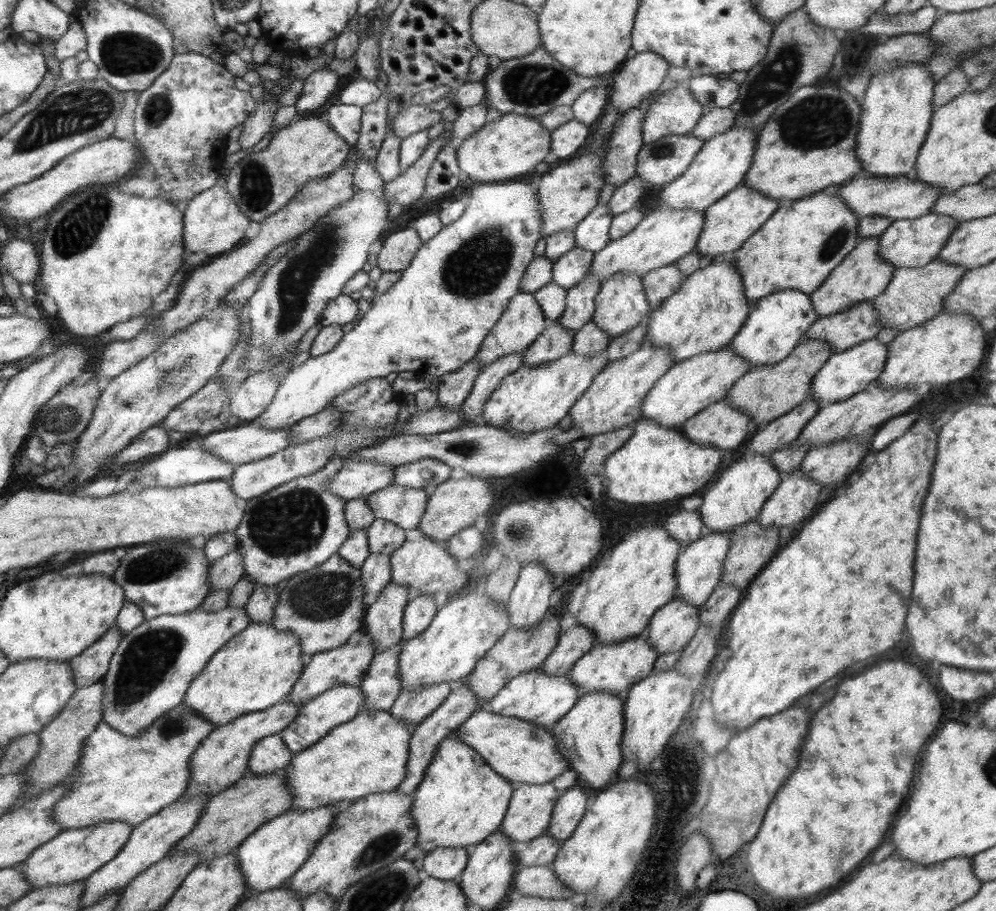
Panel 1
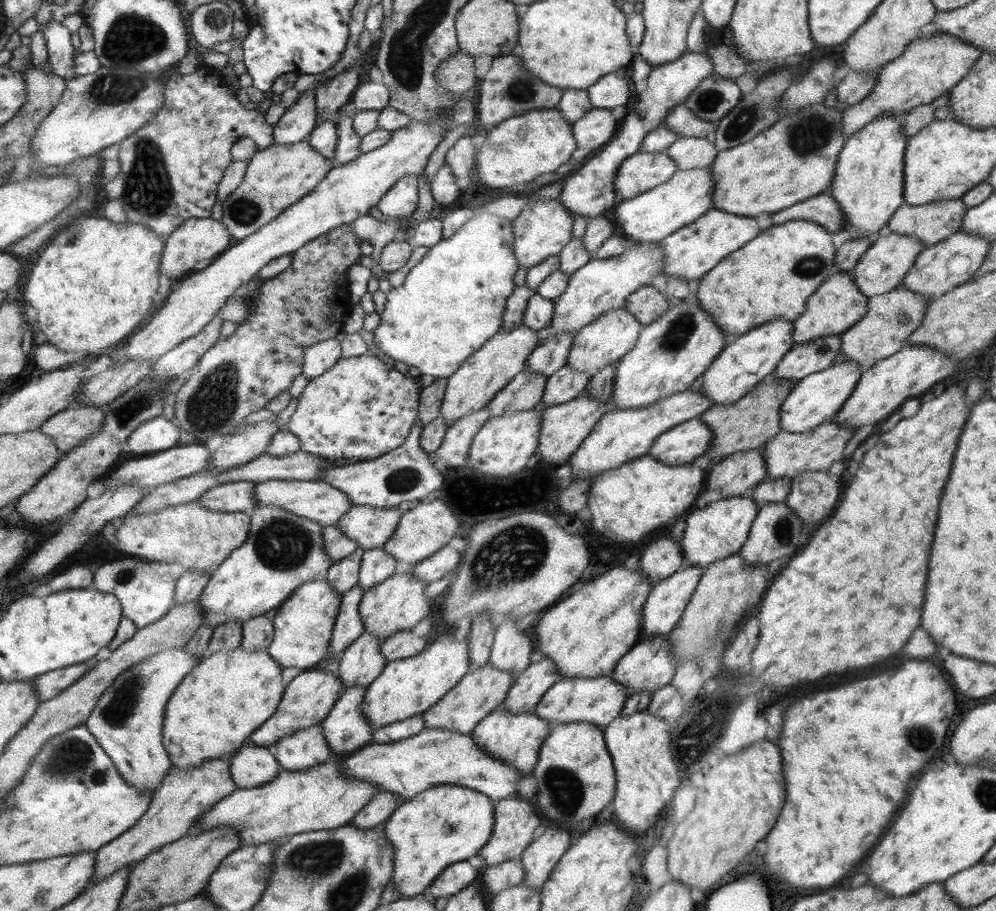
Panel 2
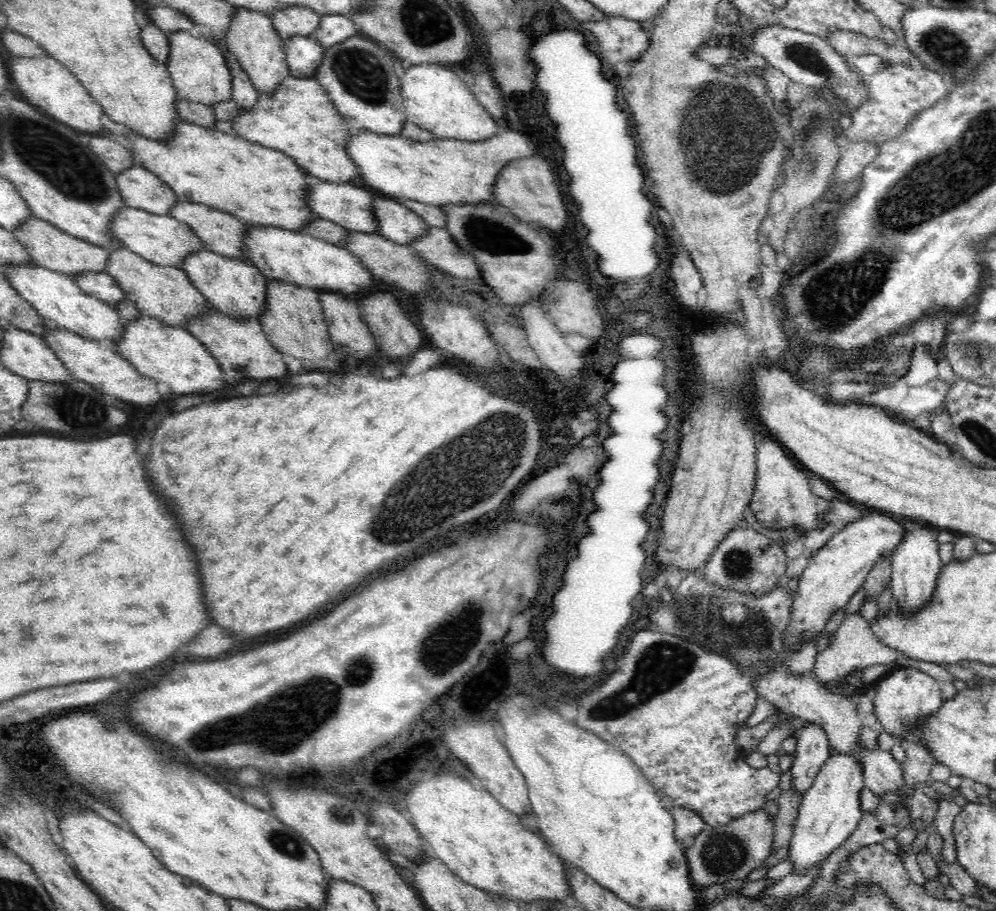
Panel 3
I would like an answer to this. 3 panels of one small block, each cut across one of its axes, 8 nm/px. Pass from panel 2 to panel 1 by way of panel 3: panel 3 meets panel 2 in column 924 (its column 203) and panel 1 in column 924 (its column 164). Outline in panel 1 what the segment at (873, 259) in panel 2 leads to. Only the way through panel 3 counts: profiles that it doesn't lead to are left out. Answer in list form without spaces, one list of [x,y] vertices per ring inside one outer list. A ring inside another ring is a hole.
[[[929,213],[914,219],[894,220],[879,236],[879,255],[895,268],[920,268],[937,258],[960,222],[950,216]]]

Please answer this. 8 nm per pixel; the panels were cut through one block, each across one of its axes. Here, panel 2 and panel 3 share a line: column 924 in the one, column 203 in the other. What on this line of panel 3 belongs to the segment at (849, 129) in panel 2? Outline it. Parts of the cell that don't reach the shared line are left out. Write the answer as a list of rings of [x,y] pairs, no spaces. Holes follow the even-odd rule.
[[[175,30],[167,37],[170,54],[165,65],[178,97],[205,105],[233,100],[231,73],[224,55],[214,43],[193,35],[191,31]]]

